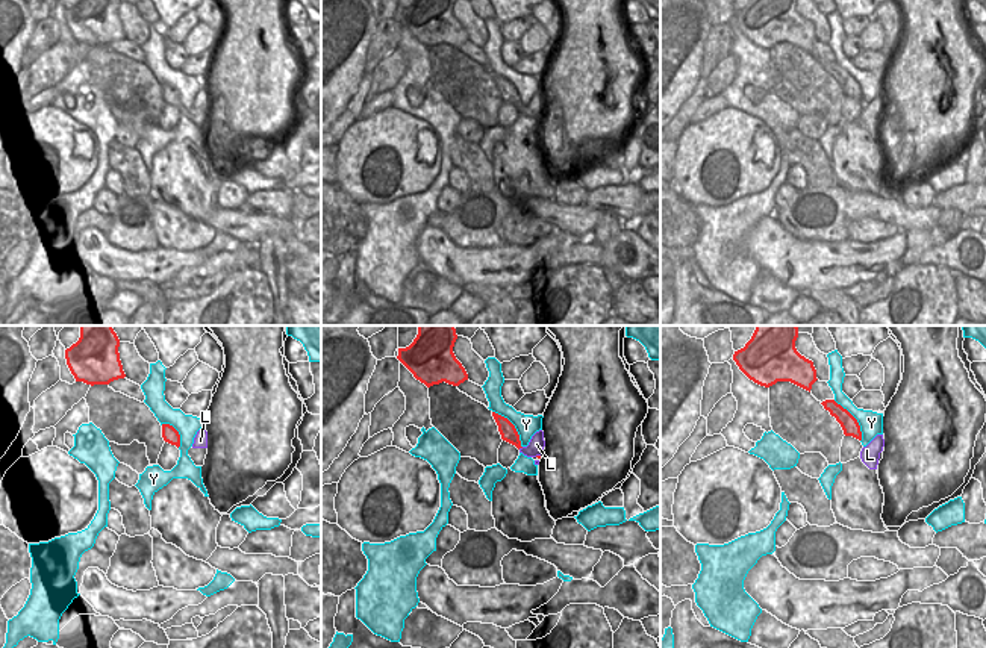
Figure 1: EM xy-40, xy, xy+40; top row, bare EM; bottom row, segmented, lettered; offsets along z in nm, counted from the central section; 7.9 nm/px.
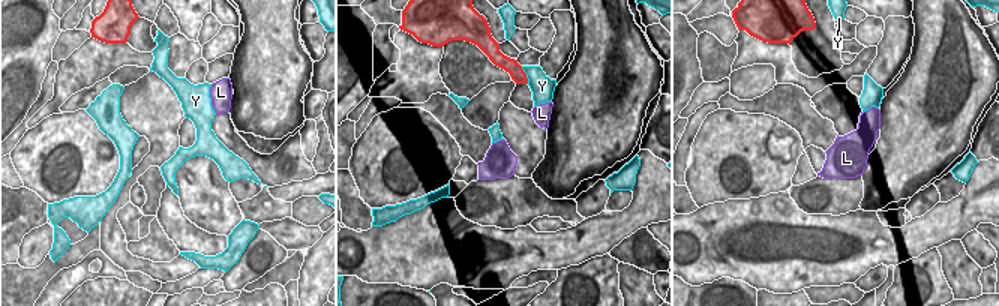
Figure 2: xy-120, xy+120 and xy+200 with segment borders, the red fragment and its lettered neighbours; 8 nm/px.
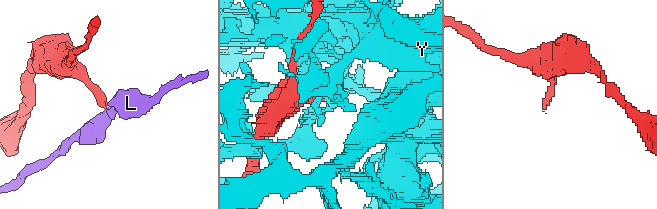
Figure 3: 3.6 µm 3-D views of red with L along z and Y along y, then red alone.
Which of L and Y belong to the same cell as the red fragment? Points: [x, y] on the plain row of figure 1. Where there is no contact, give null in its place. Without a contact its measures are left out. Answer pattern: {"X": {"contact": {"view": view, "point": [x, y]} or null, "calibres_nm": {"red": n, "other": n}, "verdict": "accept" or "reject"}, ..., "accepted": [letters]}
{"L": {"contact": {"view": "xy", "point": [520, 108]}, "calibres_nm": {"red": 130, "other": 130}, "verdict": "reject"}, "Y": {"contact": {"view": "xy+40", "point": [856, 80]}, "calibres_nm": {"red": 140, "other": 190}, "verdict": "reject"}, "accepted": []}

